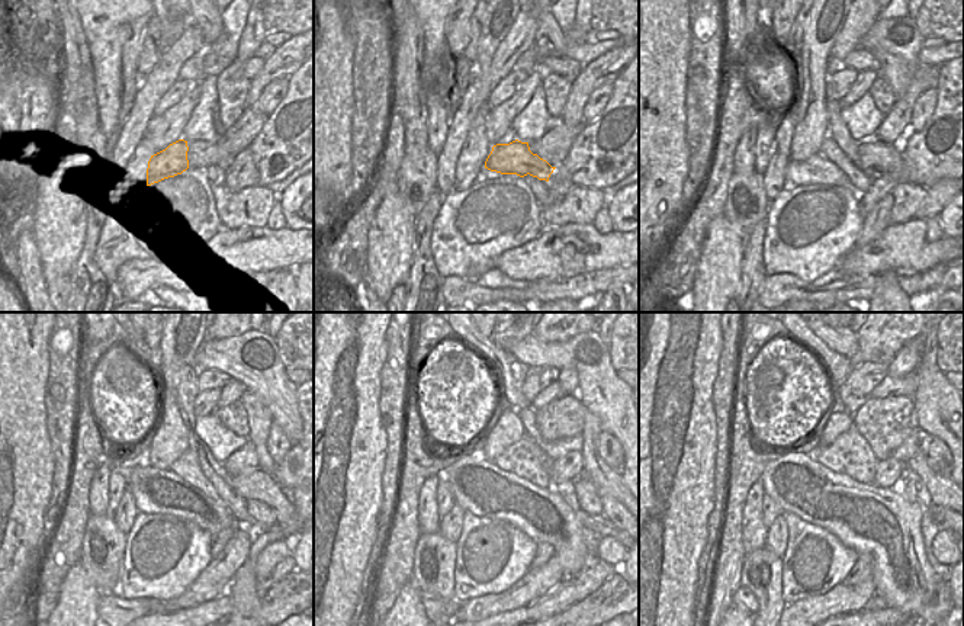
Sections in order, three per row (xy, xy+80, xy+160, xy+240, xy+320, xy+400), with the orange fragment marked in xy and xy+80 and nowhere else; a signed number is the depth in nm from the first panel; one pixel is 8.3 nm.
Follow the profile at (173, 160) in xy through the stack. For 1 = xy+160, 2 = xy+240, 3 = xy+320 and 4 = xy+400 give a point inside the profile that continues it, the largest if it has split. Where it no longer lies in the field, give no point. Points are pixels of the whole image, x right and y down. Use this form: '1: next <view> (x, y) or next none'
1: next xy+160 (874, 160)
2: next xy+240 (257, 484)
3: next xy+320 (609, 503)
4: next xy+400 (934, 509)

